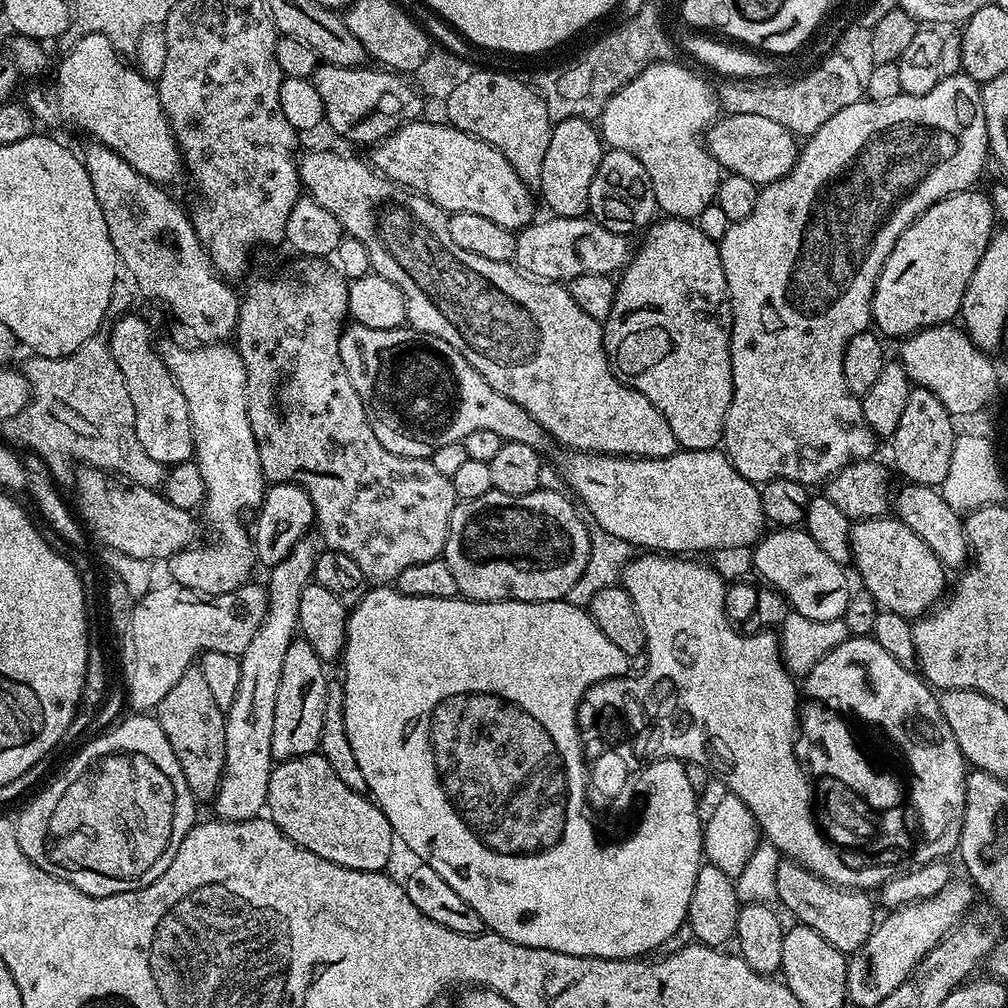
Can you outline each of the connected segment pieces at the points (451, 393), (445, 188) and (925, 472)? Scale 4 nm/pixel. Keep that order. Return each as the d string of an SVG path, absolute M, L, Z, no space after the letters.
M353 323L340 334L340 353L346 374L362 398L374 438L399 456L431 458L438 446L463 442L473 430L494 430L501 441L522 442L543 453L550 437L518 402L510 402L450 342L418 332L411 326L374 330Z
M428 118L411 120L403 124L391 135L385 136L379 144L375 145L376 152L370 157L376 171L383 174L388 180L400 184L403 188L411 188L420 196L425 196L430 202L434 202L443 212L465 212L466 214L482 214L482 218L490 218L490 222L498 222L498 226L519 230L533 223L532 196L529 185L518 178L514 166L502 158L498 150L494 150L486 142L482 142L469 132L463 132L461 128L453 128L447 122L431 124Z
M916 386L909 391L902 418L898 421L898 430L894 430L890 437L892 460L907 483L925 484L931 488L943 485L958 435L958 429L952 424L955 424L954 417L934 394L930 394L930 390Z

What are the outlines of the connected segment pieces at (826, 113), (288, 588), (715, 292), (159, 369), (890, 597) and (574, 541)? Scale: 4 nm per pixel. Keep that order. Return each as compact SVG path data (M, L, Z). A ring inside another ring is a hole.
M832 58L832 60L828 59L828 62L826 62L826 64L824 64L824 66L820 66L822 68L822 70L815 70L815 69L811 69L809 72L809 76L806 80L806 82L804 82L804 84L793 84L792 81L787 81L784 82L784 84L780 85L780 86L776 86L774 84L768 84L768 83L772 83L772 82L767 82L764 80L747 80L747 81L741 81L741 80L728 80L724 82L724 86L719 90L718 90L718 102L719 105L723 108L723 111L725 113L728 113L729 115L732 115L734 113L738 113L738 114L755 114L755 115L761 115L762 118L769 118L769 119L773 119L775 121L778 121L778 123L780 125L782 125L785 129L787 129L788 131L791 131L793 135L796 136L809 136L812 135L813 133L815 133L819 126L822 126L822 123L824 122L828 122L830 120L830 118L832 118L834 116L834 114L836 114L840 109L844 109L847 105L853 105L854 102L860 100L862 98L863 95L863 84L861 84L861 82L858 81L858 79L856 78L856 76L854 76L854 70L852 70L852 66L850 66L850 64L846 64L846 62L844 62L844 60L842 60L842 58ZM840 78L846 78L846 82L845 82L845 89L840 88Z
M311 535L303 536L282 562L271 565L269 572L272 573L268 576L268 584L266 583L268 594L266 618L262 620L262 626L258 626L254 638L250 638L250 646L246 646L246 650L238 658L242 666L242 675L238 677L238 694L234 694L234 706L226 709L224 717L226 758L220 789L214 797L215 815L222 820L255 820L265 811L268 803L270 774L274 767L270 750L270 734L274 734L274 701L278 699L278 682L282 682L282 662L286 658L286 650L298 632L298 606L302 598L302 590L306 590L306 586L314 580L318 544L312 539Z
M660 218L643 233L644 241L640 249L631 253L630 259L619 273L614 284L612 304L608 307L608 316L602 321L604 330L604 348L608 352L609 361L617 373L631 387L637 388L653 406L670 422L670 430L674 430L674 438L681 449L706 450L716 448L724 438L724 423L732 401L732 303L728 297L726 274L722 270L720 245L711 240L697 228L695 223L675 218Z
M125 314L115 321L116 325L108 336L108 345L114 354L114 362L118 362L118 370L126 382L126 394L130 394L130 402L134 402L134 430L138 434L138 442L142 442L142 450L146 450L146 454L150 454L154 462L165 466L187 464L194 456L190 406L186 406L182 390L164 365L163 355L152 345L152 340L148 337L147 322L140 316L132 315Z
M888 514L852 524L852 564L860 571L859 583L874 594L885 612L919 618L937 607L946 592L946 569L934 550L930 550L910 526Z
M493 490L482 494L482 498L457 503L442 559L450 566L463 599L562 600L574 582L582 578L582 570L590 558L585 517L567 495L544 491L511 496Z

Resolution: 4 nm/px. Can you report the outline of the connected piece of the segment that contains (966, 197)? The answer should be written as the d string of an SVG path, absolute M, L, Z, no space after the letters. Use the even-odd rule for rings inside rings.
M976 191L955 192L942 198L937 204L926 209L904 231L902 238L898 238L898 242L894 242L894 250L890 250L890 258L886 258L882 266L882 274L878 278L872 295L872 324L885 337L903 338L911 333L919 332L921 328L946 324L959 317L962 298L970 282L970 274L974 274L998 224L990 196Z

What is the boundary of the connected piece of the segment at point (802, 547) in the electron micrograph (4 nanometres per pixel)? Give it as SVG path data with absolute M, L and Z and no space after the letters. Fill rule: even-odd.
M799 527L769 531L755 545L750 557L754 572L756 570L764 579L765 585L775 588L788 599L791 611L802 614L802 618L815 620L839 620L843 617L850 591L844 577L845 569L833 562L808 532Z

